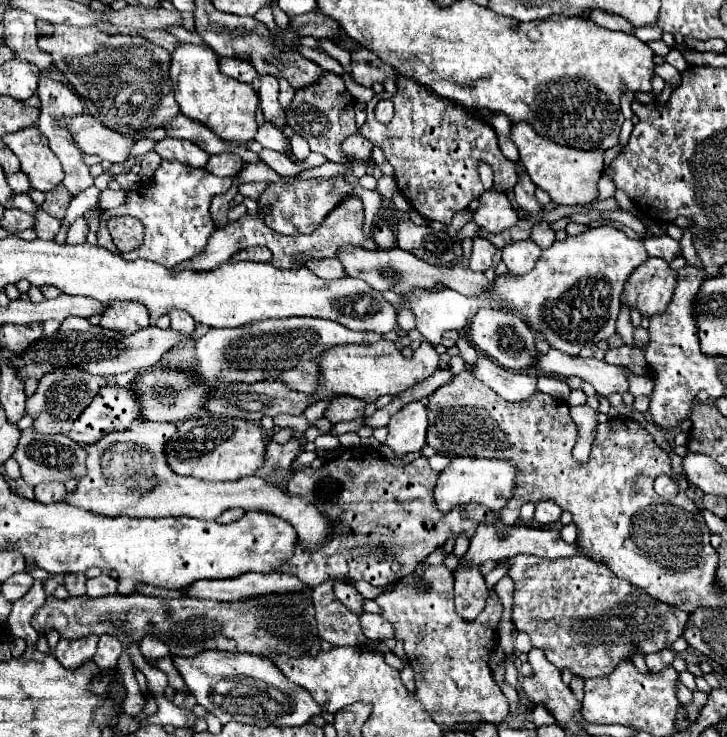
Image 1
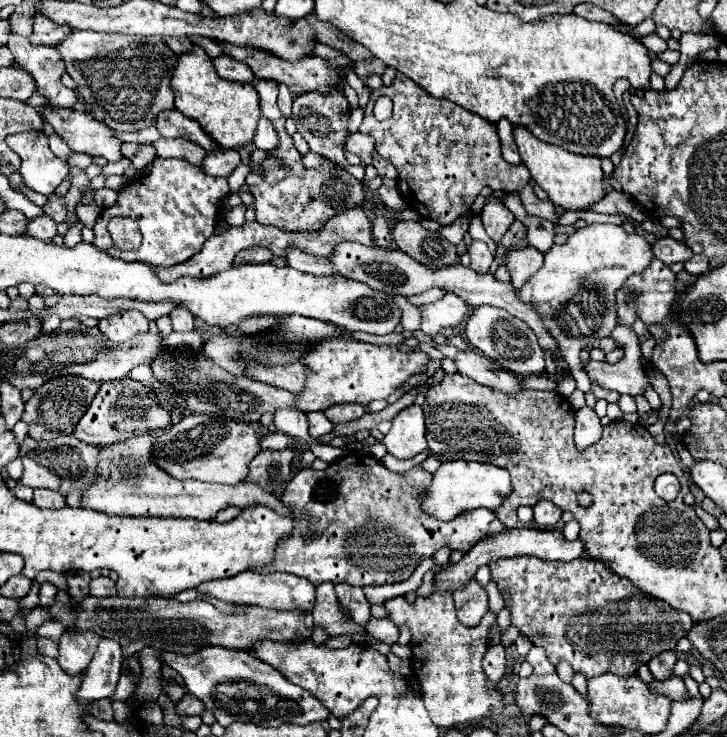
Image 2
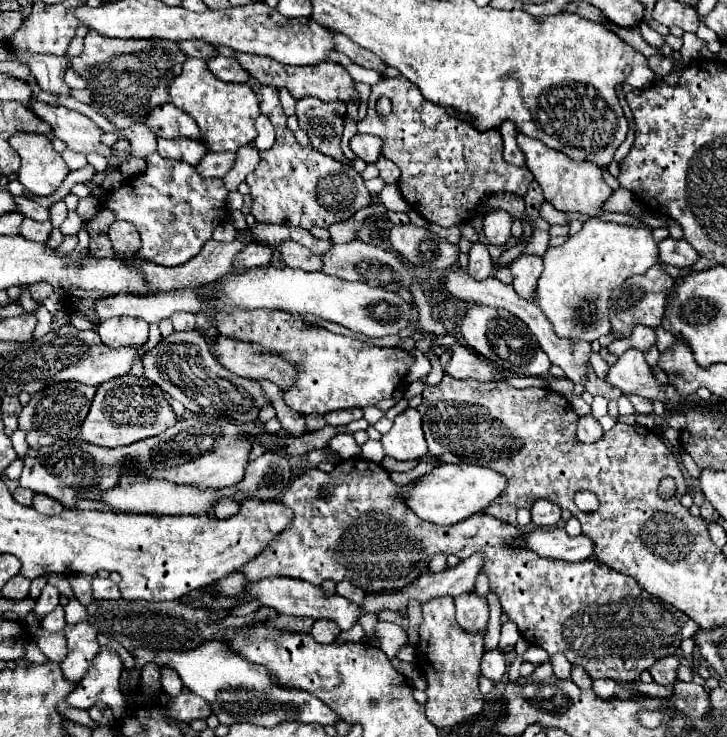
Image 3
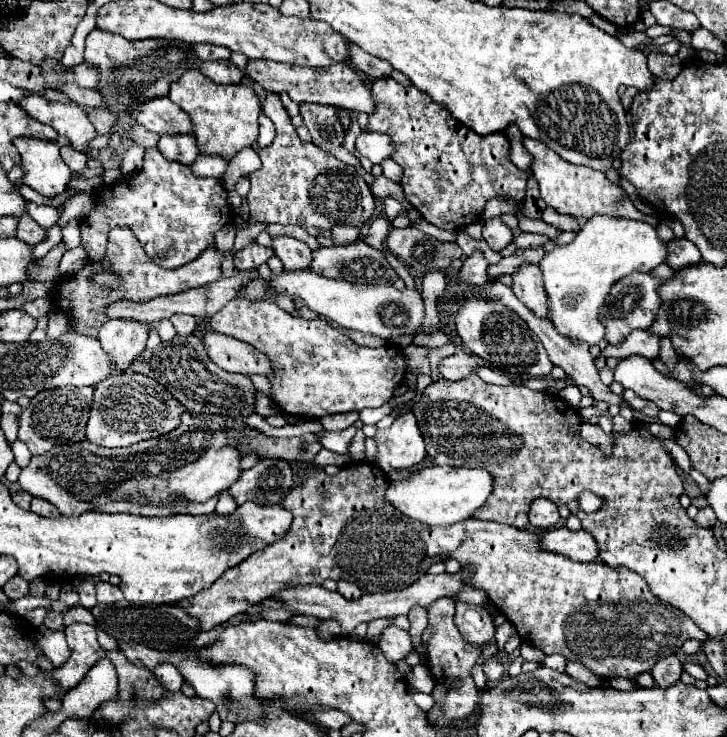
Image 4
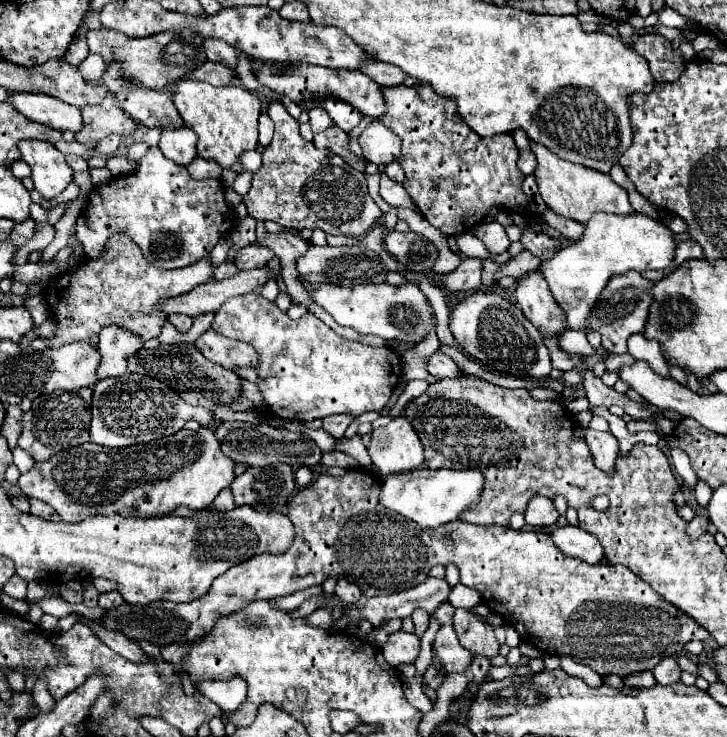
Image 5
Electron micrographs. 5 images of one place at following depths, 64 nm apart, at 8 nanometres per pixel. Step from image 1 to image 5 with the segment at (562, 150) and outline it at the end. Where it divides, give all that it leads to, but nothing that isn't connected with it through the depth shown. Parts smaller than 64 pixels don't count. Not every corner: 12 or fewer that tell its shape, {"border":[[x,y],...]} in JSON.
{"border":[[536,142],[534,176],[556,214],[634,214],[608,174],[576,166]]}

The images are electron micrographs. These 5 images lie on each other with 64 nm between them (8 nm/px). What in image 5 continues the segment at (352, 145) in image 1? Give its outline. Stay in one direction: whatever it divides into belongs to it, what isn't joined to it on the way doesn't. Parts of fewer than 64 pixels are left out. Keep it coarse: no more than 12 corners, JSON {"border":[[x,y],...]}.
{"border":[[374,120],[358,138],[364,158],[400,158],[400,138]]}

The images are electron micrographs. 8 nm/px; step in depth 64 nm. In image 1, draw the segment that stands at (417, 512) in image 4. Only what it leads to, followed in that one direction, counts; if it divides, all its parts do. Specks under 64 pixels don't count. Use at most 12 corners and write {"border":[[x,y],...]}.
{"border":[[452,458],[434,498],[442,512],[478,502],[500,512],[516,466],[498,458]]}

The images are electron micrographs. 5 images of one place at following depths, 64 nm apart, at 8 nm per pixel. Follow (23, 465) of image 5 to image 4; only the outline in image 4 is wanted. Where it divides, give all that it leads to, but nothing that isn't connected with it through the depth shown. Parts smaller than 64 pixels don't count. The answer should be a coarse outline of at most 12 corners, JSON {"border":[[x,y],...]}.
{"border":[[20,440],[12,442],[18,466],[30,462],[30,450]]}

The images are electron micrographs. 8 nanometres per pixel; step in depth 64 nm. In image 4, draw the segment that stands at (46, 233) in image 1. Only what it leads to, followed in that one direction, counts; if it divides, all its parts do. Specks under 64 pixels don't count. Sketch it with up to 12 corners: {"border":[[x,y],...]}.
{"border":[[28,214],[18,222],[16,236],[36,246],[46,238]]}

